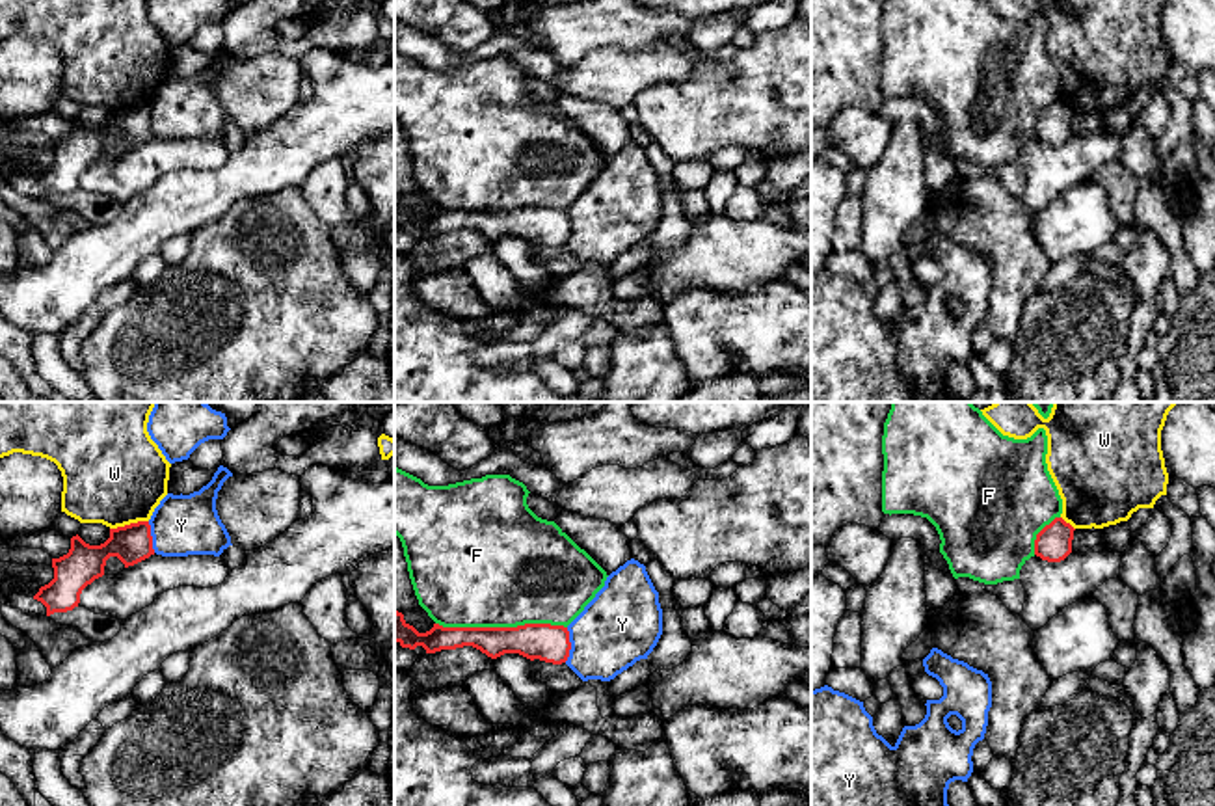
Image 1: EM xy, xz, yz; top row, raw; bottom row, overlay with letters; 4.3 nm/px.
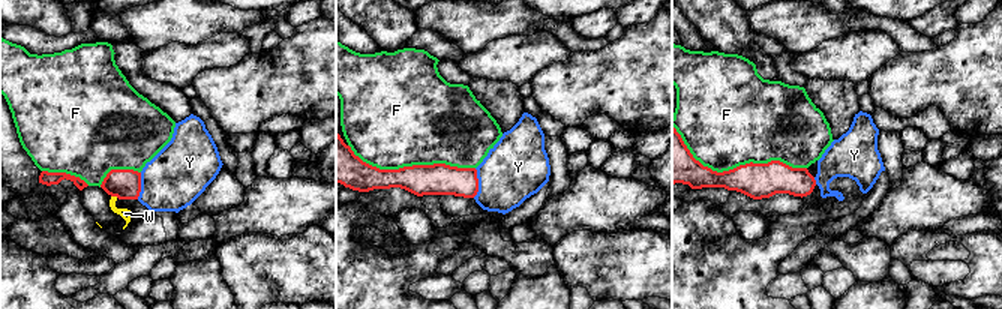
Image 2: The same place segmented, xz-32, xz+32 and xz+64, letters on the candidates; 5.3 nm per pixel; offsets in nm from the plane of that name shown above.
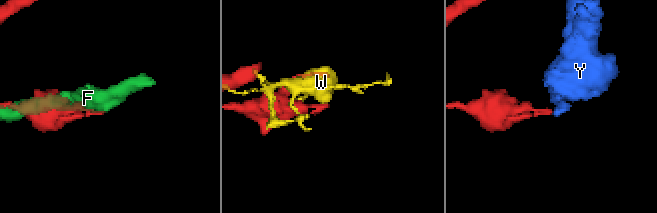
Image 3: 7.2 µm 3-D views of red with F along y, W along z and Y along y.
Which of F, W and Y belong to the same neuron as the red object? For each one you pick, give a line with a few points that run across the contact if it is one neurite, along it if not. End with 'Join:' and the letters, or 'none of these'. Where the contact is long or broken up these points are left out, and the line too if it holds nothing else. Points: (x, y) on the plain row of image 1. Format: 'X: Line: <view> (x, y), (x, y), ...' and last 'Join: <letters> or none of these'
Join: none of these

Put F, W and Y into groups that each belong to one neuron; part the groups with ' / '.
F / W / Y

